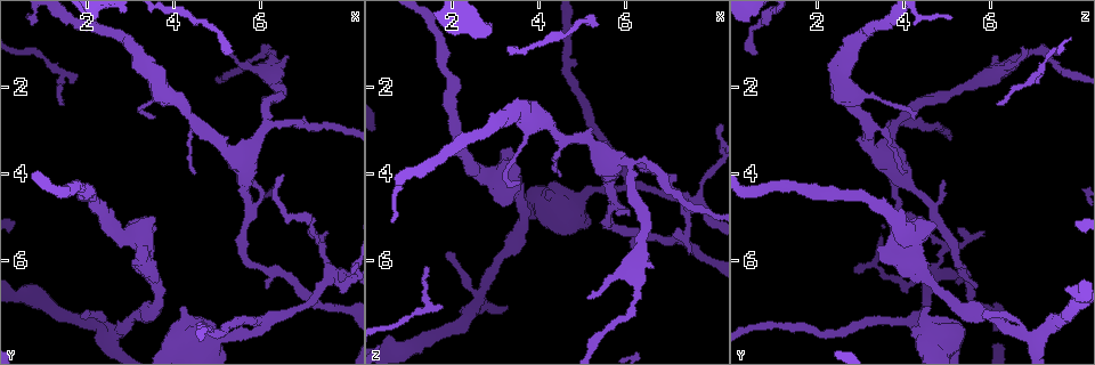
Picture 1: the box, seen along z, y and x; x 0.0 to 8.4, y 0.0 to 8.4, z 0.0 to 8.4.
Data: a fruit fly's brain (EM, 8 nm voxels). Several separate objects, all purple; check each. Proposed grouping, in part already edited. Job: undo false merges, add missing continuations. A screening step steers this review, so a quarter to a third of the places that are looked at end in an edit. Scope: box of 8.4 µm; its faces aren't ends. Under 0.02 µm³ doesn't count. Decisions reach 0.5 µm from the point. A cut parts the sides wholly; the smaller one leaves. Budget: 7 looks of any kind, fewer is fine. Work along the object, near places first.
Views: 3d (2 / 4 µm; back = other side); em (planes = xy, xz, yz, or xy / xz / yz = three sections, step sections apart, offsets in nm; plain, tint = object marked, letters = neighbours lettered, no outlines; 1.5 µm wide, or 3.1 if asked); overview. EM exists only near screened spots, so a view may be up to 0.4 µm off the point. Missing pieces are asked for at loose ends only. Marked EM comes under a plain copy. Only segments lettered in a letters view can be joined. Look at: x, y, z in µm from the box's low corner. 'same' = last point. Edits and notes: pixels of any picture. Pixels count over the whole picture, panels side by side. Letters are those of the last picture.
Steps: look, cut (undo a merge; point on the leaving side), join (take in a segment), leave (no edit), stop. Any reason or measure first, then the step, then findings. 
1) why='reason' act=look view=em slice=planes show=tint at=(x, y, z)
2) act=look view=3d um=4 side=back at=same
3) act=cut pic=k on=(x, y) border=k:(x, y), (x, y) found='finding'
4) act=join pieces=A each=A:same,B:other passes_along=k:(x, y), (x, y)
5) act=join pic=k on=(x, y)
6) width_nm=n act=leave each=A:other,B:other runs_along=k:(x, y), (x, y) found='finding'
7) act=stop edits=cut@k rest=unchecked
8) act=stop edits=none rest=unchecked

why='free end' act=look view=3d um=4 at=(3.60, 2.75, 4.15)

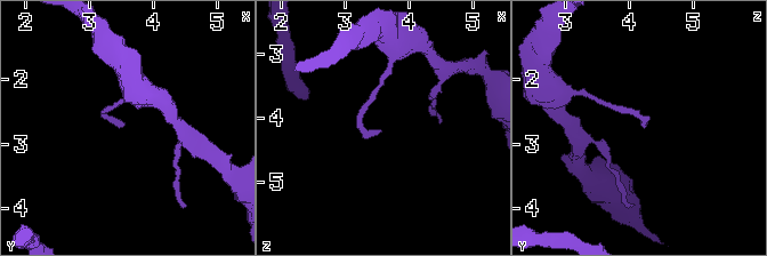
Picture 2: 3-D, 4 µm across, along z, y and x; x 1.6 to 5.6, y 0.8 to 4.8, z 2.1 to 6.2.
why='now the EM' act=look view=em slice=planes show=letters at=(3.55, 2.70, 4.20)

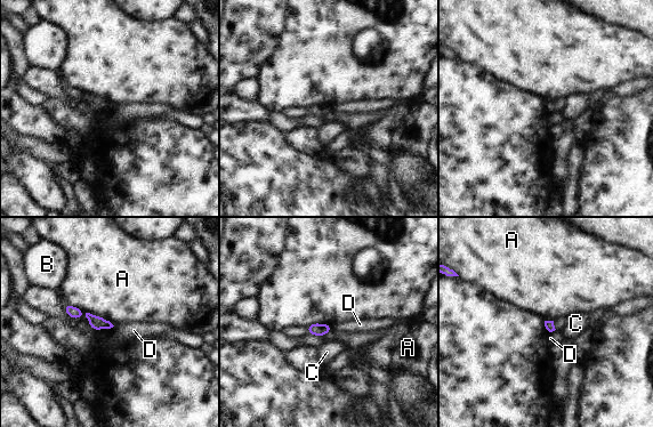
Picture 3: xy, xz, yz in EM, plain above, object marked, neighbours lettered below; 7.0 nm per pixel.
act=leave each=A:other,B:other,C:other,D:other runs_along=3:(66, 308), (107, 325) found='no lettered segment goes on from it'

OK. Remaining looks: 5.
why='tapers out' act=look view=em slice=planes show=tint at=(2.00, 7.25, 5.80)

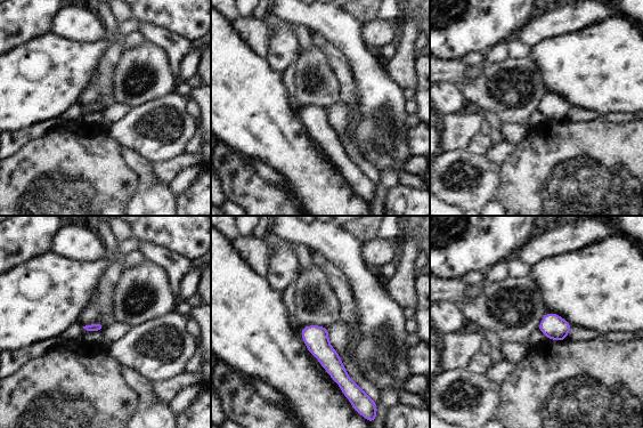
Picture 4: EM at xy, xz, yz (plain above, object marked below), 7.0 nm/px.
why='see the neighbours' act=look view=em slice=planes show=letters at=same

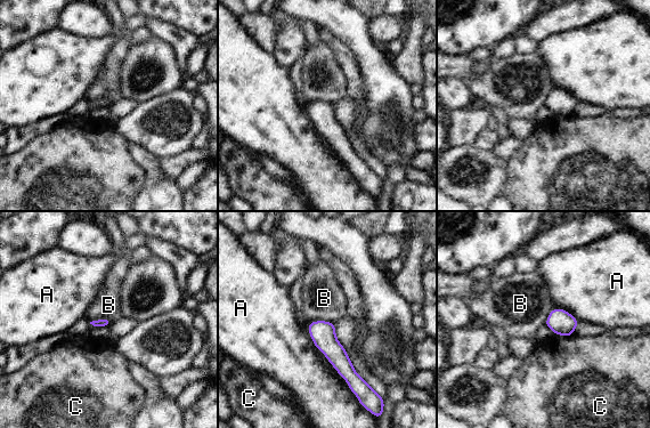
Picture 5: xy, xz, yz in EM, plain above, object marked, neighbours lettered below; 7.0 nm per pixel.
act=leave each=A:other,B:other,C:other runs_along=5:(311, 324), (351, 377), (351, 385) found='no lettered segment goes on from it'

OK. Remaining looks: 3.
why='tapers out' act=look view=em slice=yz step=4 show=tint at=(6.10, 6.55, 5.70)

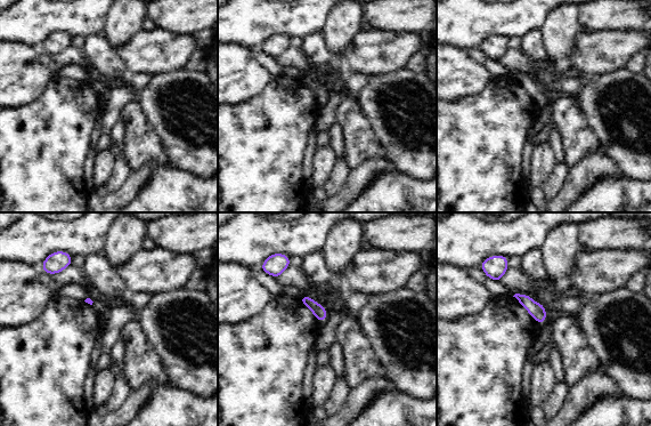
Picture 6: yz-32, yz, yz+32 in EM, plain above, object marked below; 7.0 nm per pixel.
act=look view=em slice=xy step=8 show=letters at=same

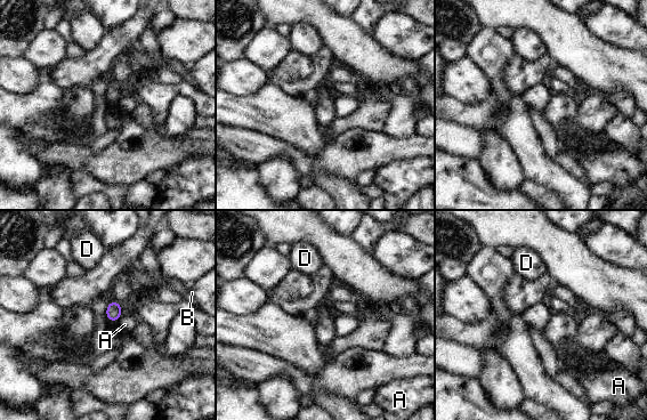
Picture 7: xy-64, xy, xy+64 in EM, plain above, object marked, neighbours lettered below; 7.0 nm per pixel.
width_nm=110 act=leave each=A:other,B:other,D:other border=7:(123, 313), (114, 322) found='none of them fits'

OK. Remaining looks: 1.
act=stop edits=none rest=unchecked

